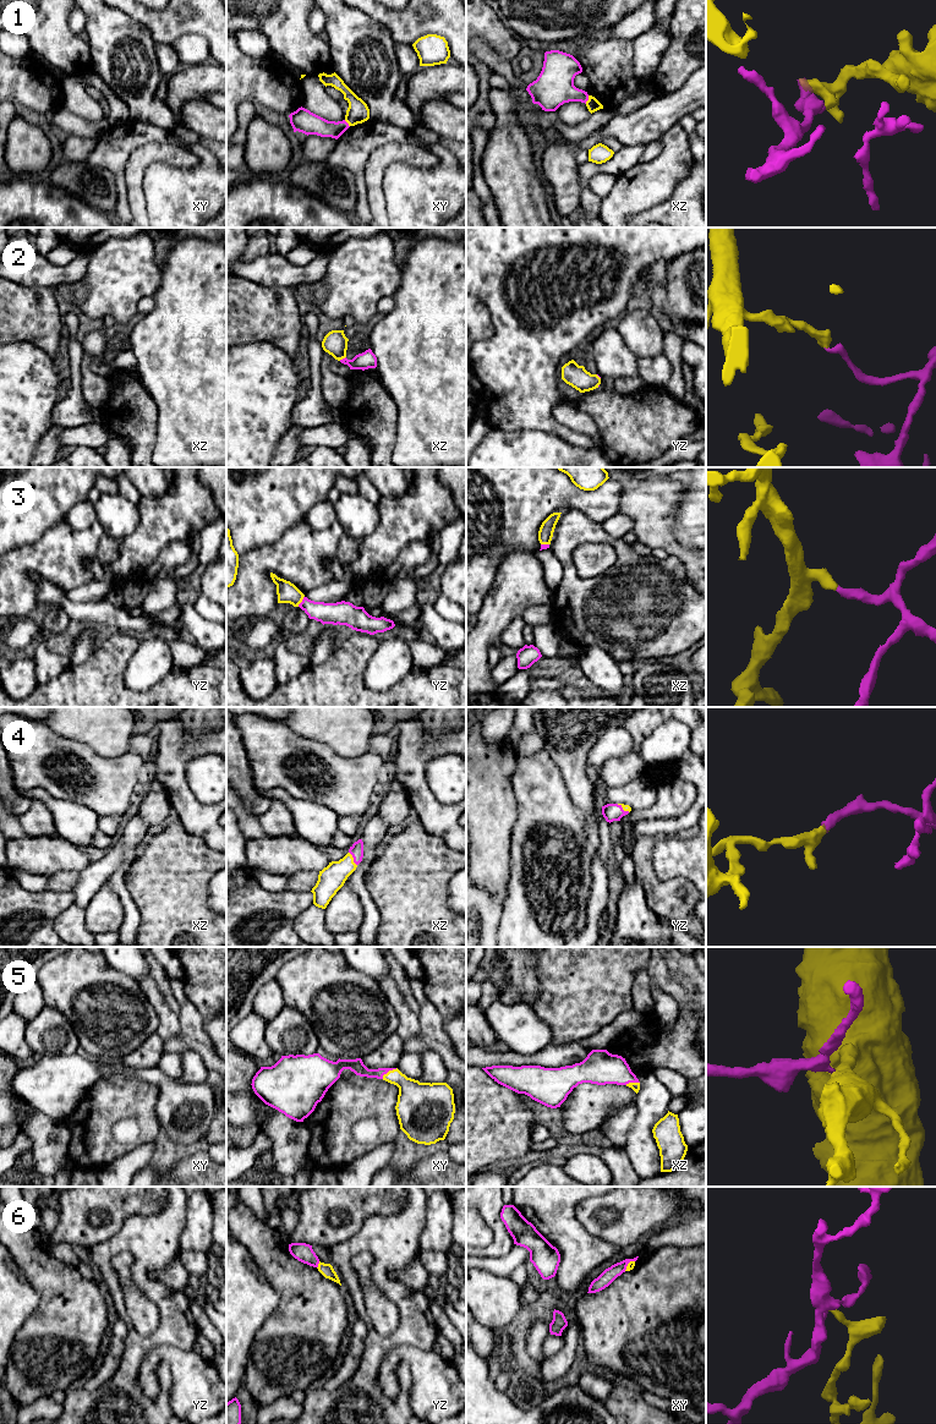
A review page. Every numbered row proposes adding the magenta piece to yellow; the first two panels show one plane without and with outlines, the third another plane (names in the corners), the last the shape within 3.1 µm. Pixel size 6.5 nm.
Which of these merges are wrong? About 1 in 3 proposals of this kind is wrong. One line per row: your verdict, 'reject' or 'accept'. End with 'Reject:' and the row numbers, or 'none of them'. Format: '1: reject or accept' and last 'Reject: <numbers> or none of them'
1: reject
2: accept
3: accept
4: accept
5: accept
6: reject
Reject: 1, 6

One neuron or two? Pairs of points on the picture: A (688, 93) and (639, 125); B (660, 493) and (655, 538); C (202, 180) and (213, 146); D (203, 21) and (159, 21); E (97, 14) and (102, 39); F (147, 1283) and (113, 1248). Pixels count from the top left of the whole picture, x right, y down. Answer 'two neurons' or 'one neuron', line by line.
A: one neuron
B: one neuron
C: two neurons
D: one neuron
E: one neuron
F: one neuron

